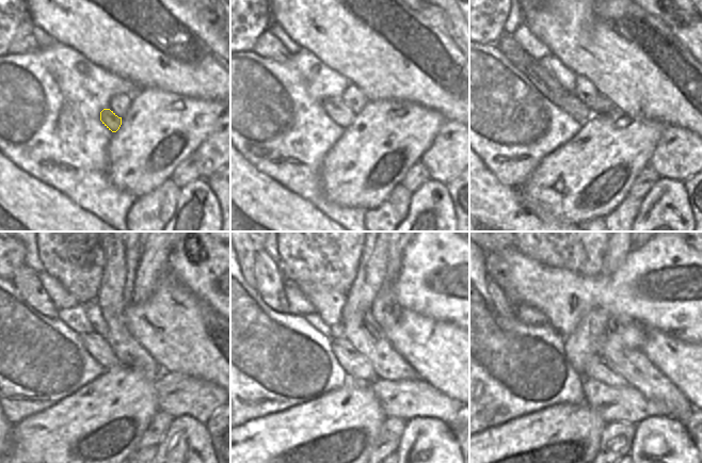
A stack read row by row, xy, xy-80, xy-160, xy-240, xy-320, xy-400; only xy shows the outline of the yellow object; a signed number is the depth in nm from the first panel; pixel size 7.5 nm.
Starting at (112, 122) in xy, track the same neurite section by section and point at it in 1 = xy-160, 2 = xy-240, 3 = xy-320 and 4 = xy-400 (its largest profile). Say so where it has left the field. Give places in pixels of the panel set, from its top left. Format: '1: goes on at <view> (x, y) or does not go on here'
1: goes on at xy-160 (571, 104)
2: goes on at xy-240 (26, 280)
3: goes on at xy-320 (269, 280)
4: goes on at xy-400 (496, 268)

